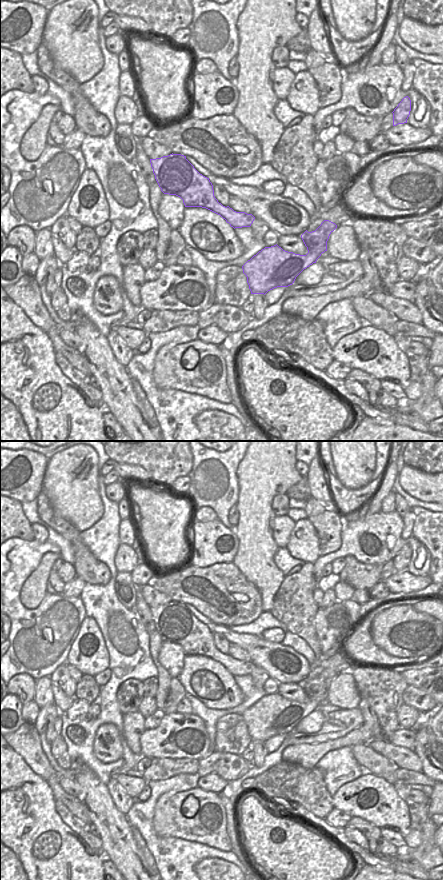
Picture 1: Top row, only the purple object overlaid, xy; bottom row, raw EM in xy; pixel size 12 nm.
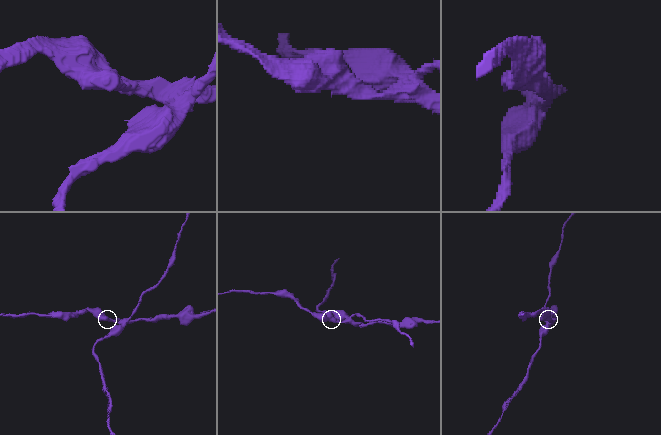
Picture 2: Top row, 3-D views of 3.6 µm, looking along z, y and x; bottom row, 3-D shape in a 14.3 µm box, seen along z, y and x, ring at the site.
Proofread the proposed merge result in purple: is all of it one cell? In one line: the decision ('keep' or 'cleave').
cleave

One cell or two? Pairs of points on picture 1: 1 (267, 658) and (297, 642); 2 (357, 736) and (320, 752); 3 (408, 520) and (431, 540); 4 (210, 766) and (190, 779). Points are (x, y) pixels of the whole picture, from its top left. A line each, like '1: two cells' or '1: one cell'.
1: two cells
2: one cell
3: two cells
4: two cells

